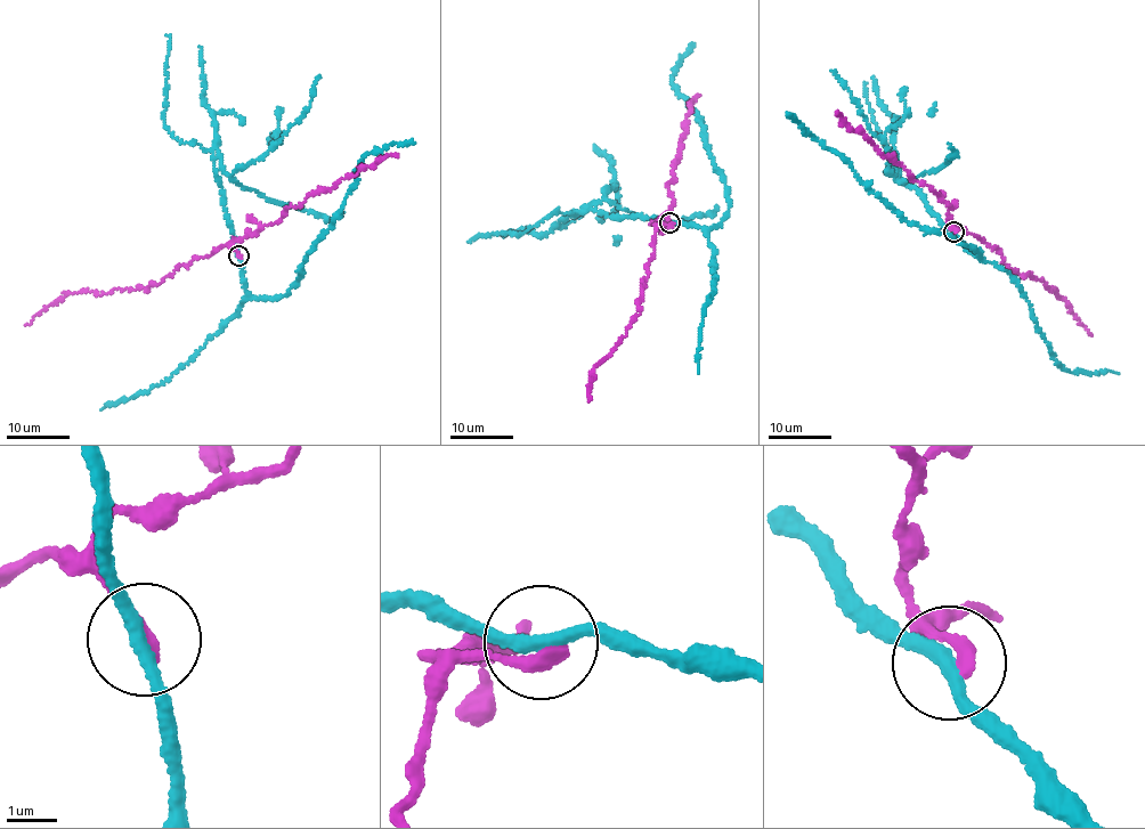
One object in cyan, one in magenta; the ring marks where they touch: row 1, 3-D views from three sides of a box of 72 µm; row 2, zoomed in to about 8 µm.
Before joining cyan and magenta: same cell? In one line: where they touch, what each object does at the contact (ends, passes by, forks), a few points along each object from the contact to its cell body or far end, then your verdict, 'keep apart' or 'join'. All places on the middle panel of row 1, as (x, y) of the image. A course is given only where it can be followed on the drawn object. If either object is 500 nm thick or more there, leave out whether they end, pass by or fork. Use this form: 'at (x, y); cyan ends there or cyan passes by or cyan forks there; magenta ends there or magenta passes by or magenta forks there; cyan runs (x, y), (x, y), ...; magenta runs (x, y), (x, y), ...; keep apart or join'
at (670, 222); cyan passes by; magenta ends there; cyan runs (670, 222), (708, 229), (721, 222), (729, 205), (701, 119), (673, 84), (673, 68), (695, 42); magenta runs (670, 224), (660, 225), (656, 234), (639, 313), (615, 350), (594, 368), (589, 401); keep apart

